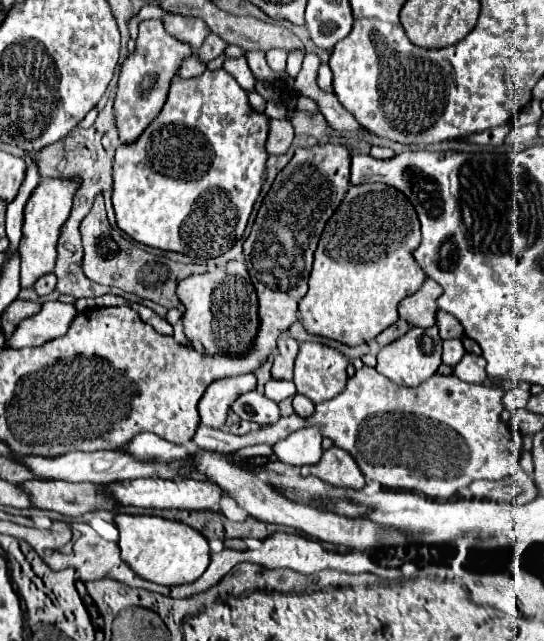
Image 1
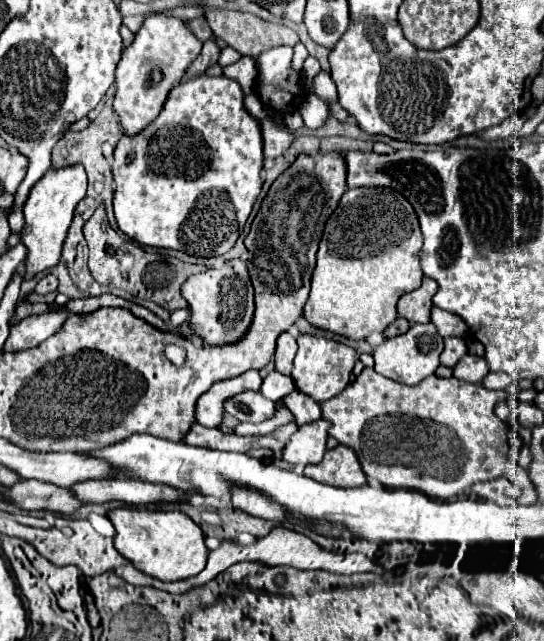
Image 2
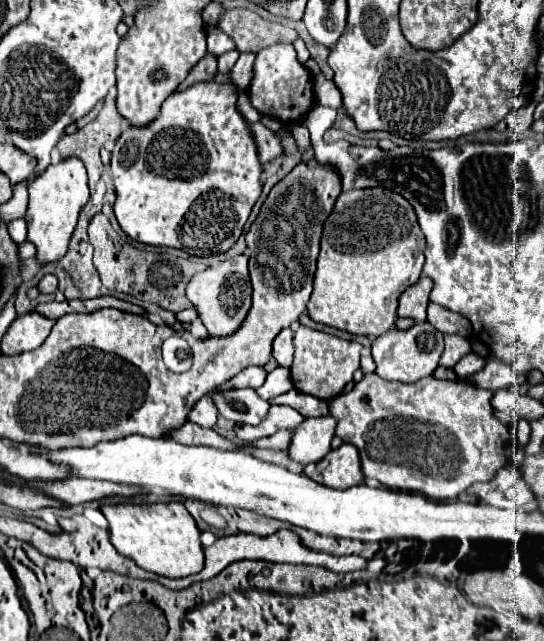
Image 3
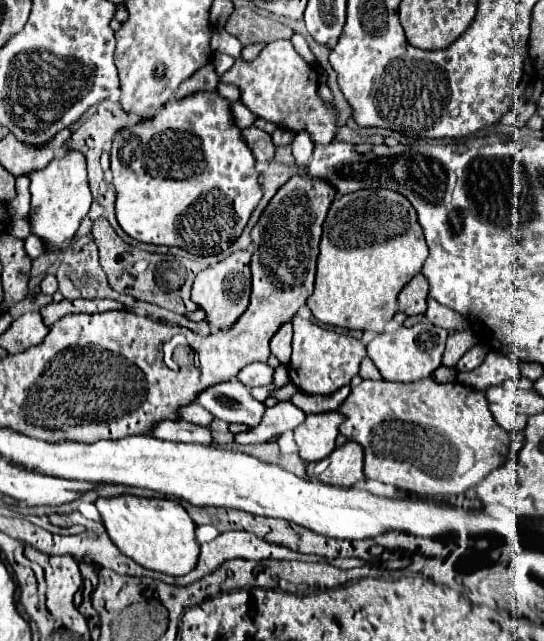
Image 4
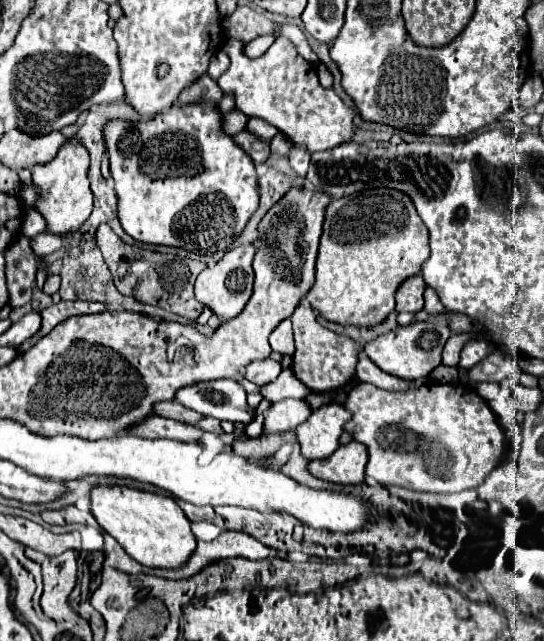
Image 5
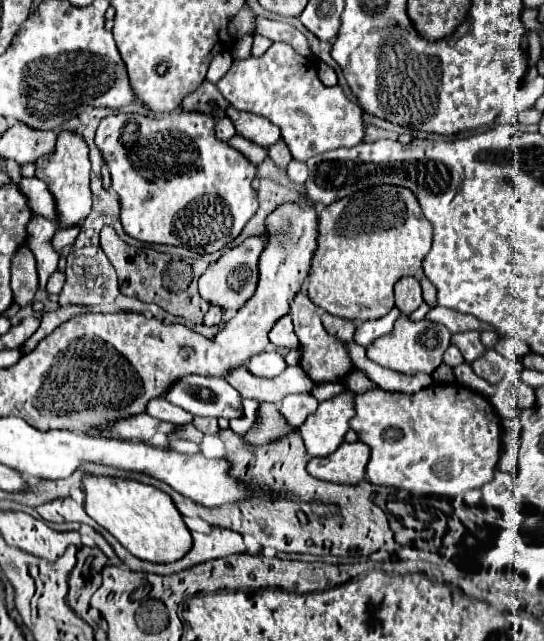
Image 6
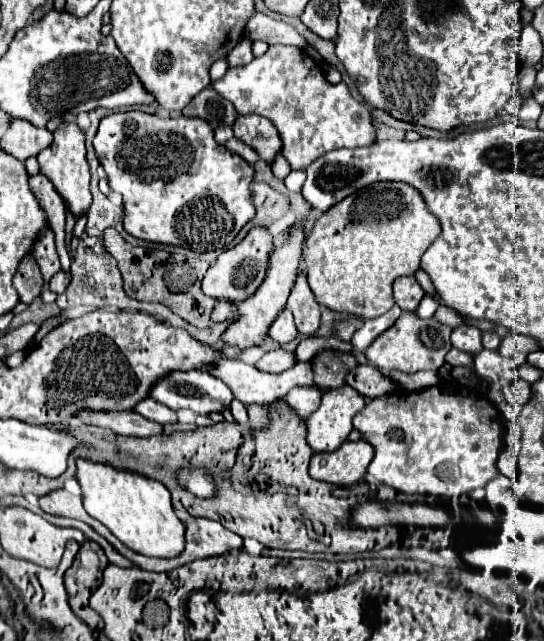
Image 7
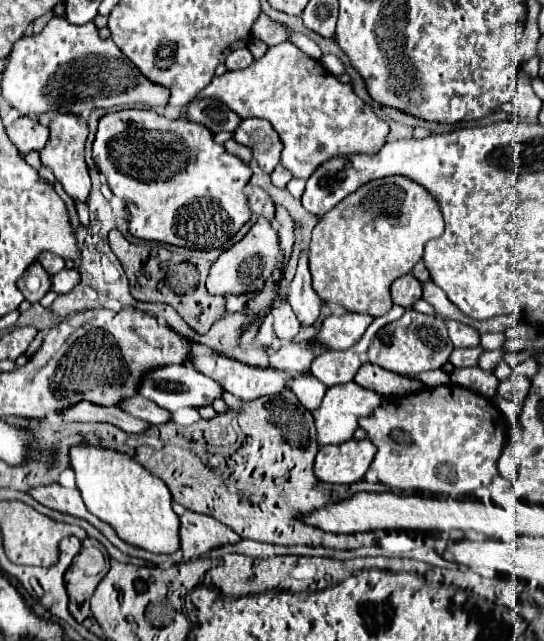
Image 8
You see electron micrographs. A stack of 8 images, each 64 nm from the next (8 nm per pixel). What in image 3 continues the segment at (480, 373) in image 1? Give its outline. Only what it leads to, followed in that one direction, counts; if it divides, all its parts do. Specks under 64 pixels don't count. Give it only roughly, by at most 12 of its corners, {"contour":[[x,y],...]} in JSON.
{"contour":[[470,352],[454,366],[458,378],[476,374],[486,360]]}

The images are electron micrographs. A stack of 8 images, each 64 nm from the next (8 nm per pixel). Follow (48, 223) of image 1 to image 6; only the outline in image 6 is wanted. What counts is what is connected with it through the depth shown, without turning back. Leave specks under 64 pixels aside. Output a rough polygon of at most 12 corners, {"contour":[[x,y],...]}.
{"contour":[[58,134],[36,176],[56,198],[58,226],[90,214],[88,146]]}

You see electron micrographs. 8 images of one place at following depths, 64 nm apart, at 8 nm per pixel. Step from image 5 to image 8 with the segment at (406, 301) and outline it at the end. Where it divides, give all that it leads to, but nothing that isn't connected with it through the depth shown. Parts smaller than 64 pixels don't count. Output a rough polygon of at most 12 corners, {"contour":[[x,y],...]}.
{"contour":[[414,274],[390,286],[392,302],[410,308],[422,296]]}

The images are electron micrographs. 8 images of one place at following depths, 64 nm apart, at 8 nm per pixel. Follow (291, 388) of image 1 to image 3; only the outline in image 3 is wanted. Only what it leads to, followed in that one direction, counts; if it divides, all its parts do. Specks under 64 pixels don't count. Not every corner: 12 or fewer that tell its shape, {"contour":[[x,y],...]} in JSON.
{"contour":[[278,366],[256,388],[260,398],[270,400],[292,390],[288,368]]}

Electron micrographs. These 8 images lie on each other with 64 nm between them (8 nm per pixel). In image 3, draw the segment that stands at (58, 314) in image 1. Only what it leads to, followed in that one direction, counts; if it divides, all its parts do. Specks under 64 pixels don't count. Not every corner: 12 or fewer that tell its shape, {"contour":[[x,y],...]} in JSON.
{"contour":[[38,312],[16,316],[2,354],[38,348],[54,322]]}

